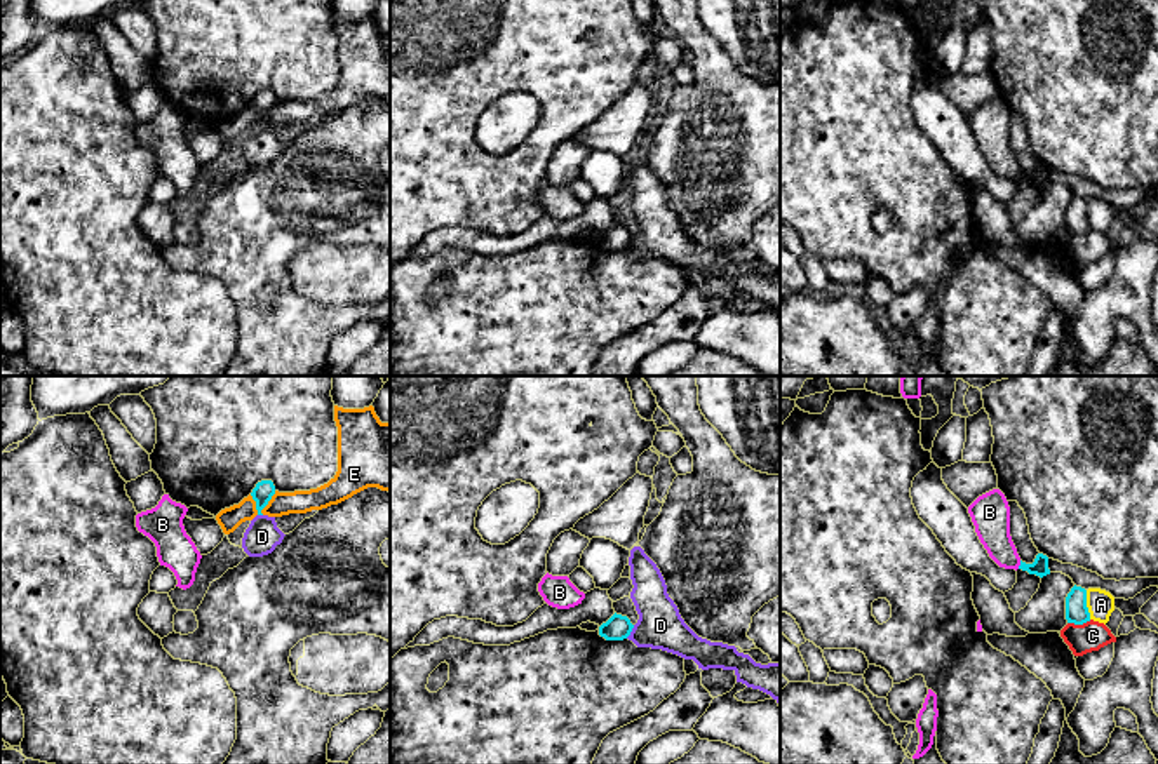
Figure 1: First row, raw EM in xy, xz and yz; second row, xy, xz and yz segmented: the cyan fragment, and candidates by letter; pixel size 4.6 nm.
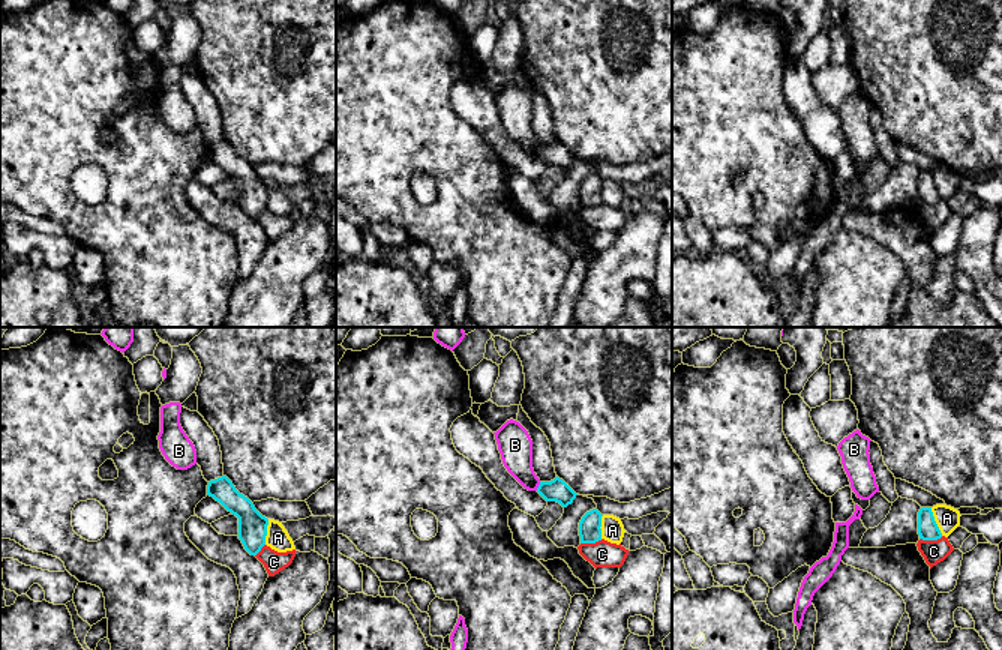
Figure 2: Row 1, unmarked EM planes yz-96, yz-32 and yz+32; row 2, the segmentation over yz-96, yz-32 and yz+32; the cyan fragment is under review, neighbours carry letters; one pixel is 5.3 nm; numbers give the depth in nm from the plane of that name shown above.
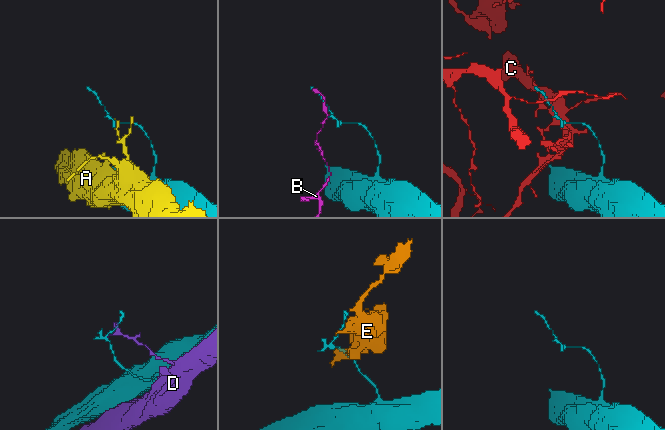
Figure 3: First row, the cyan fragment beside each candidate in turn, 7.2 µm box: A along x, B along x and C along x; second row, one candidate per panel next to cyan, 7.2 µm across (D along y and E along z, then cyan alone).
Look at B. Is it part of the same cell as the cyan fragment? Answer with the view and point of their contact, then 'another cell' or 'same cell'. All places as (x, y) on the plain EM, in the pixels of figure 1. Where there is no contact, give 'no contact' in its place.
meets cyan in yz at (1021, 174); another cell

